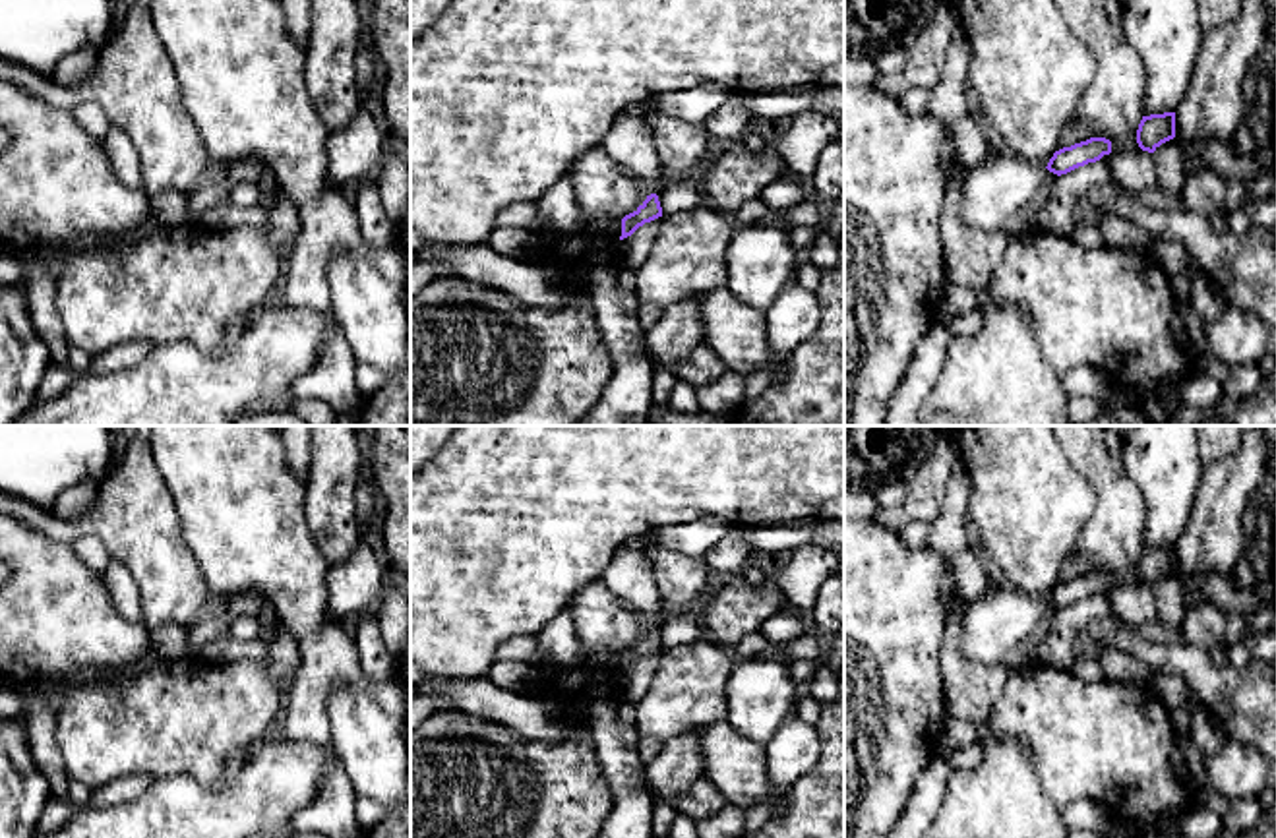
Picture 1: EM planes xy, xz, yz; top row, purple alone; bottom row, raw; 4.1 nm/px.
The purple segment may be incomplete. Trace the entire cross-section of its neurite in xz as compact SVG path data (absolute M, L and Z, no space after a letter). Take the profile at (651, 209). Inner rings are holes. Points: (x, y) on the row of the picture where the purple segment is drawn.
M635 108L620 112L600 147L645 190L647 199L622 219L620 240L662 217L658 190L666 184L651 122Z

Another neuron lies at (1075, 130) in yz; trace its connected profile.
M1071 118L1065 124L1065 130L1059 137L1057 151L1063 147L1071 147L1075 143L1086 141L1086 139L1090 139L1090 135L1092 135L1092 128L1088 124L1077 120L1077 118Z

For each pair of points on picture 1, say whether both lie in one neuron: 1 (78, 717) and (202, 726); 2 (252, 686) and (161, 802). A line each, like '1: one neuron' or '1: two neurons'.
1: one neuron
2: two neurons

